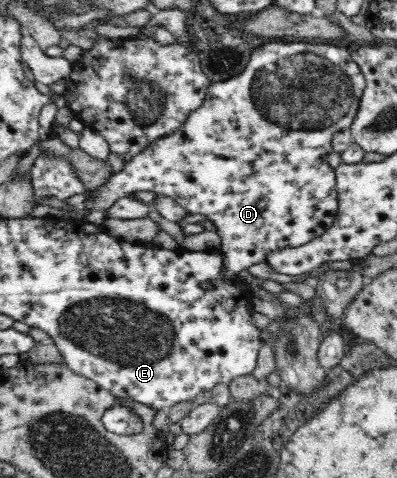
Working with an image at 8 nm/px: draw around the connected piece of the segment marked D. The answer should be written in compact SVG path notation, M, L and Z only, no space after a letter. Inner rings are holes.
M287 40L279 42L270 42L263 44L260 48L252 50L249 62L245 69L234 76L234 78L224 79L211 83L208 88L208 94L202 104L202 107L188 114L180 130L174 134L168 134L164 138L158 138L148 144L140 154L124 162L124 168L120 172L113 174L101 187L91 189L87 201L82 208L87 212L84 218L84 227L93 228L104 222L106 216L104 212L108 210L118 198L130 193L138 193L139 190L150 190L157 194L163 194L173 198L180 206L184 207L191 214L204 214L208 220L214 224L215 231L220 235L221 246L219 249L222 259L224 259L224 279L237 278L238 273L253 264L264 263L268 253L273 250L286 249L288 247L302 246L308 241L314 240L324 231L332 226L337 213L340 211L338 204L338 193L335 183L335 169L330 167L326 156L332 150L332 137L336 132L349 129L361 102L362 93L366 86L364 73L360 70L356 61L352 58L351 52L344 47L338 47L336 44L311 44L304 40Z

